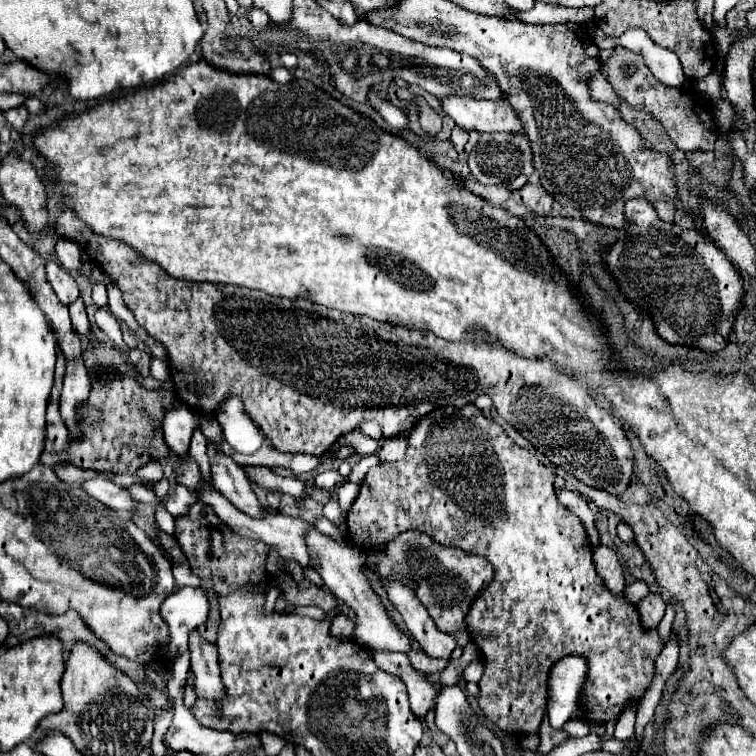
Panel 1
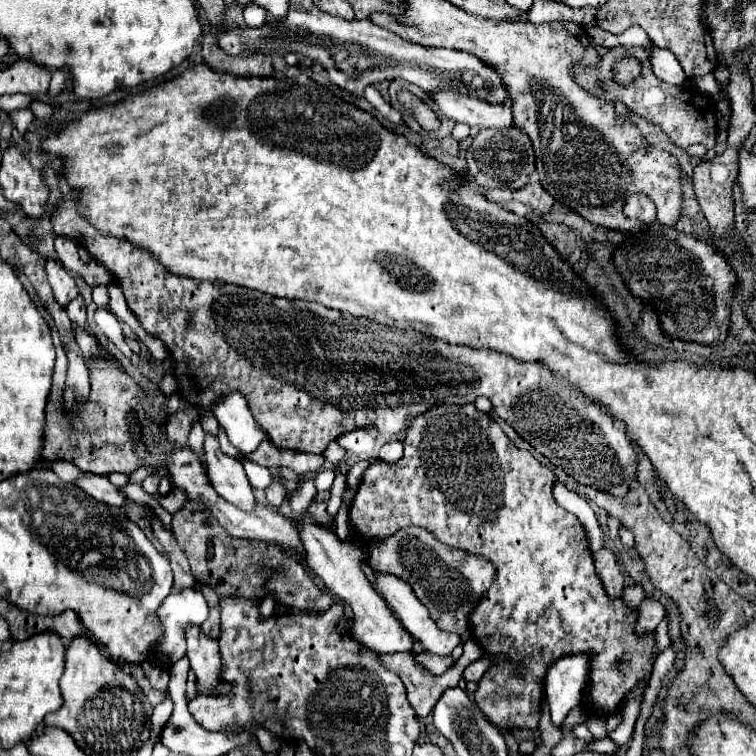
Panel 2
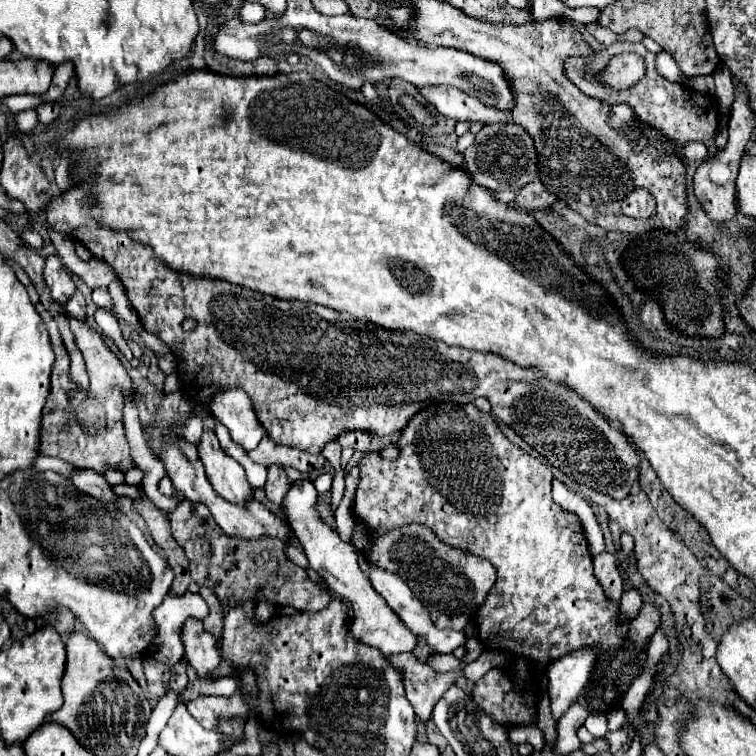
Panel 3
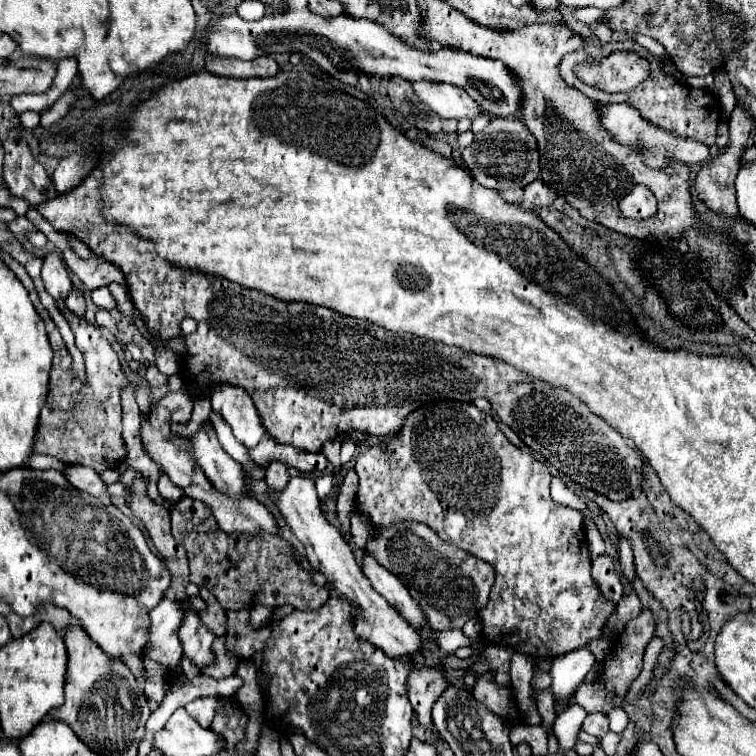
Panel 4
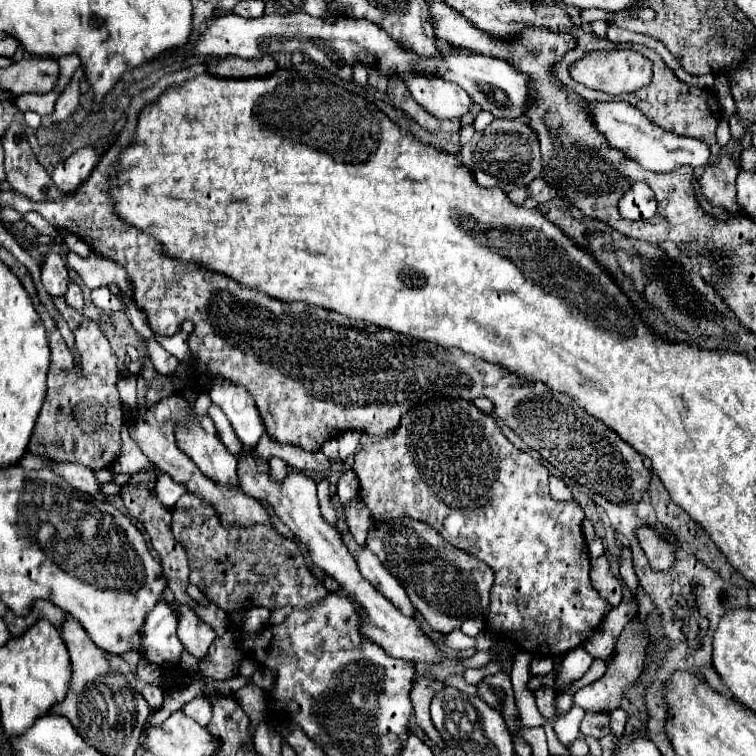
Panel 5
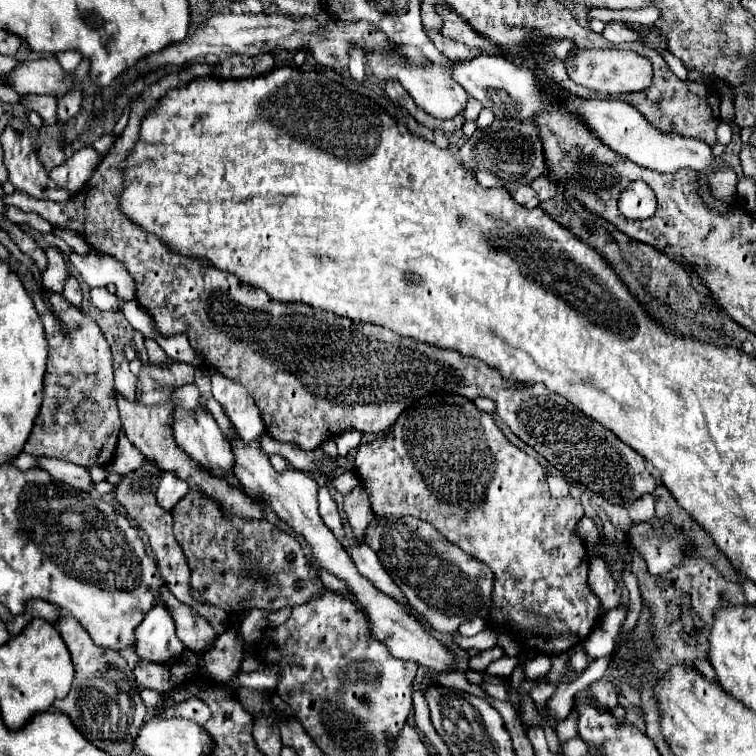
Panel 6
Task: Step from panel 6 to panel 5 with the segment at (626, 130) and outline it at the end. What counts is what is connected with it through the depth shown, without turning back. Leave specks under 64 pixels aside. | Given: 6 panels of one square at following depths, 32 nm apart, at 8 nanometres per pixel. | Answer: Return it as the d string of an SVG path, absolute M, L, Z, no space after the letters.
M590 102L590 112L594 118L594 124L598 130L608 138L608 142L638 160L644 168L654 172L670 172L672 168L686 164L686 166L706 166L710 160L710 148L696 140L696 138L684 138L676 136L672 132L662 130L660 126L646 120L638 108L630 106L628 102Z

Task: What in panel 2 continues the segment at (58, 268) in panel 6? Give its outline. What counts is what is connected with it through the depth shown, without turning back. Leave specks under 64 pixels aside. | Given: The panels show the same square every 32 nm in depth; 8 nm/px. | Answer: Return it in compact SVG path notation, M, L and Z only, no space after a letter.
M52 258L46 262L46 274L48 274L48 282L54 290L58 304L68 306L78 296L78 286L76 286L74 276L70 276L64 270L64 266L58 260L52 260Z

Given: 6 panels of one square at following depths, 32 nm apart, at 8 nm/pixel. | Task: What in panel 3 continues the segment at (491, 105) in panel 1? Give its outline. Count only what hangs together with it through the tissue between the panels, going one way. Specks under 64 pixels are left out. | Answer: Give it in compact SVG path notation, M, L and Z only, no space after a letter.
M420 88L420 92L426 102L436 108L438 114L458 122L482 122L484 126L488 126L496 122L506 124L510 120L510 112L486 106L480 100L460 92L458 88Z

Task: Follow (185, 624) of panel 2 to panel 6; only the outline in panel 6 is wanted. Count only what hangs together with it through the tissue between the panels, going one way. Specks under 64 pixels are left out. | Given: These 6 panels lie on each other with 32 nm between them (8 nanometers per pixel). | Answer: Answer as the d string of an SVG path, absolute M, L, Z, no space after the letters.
M156 604L140 624L136 632L136 652L140 658L150 662L170 662L178 660L184 644L176 636L176 626L172 614L164 604Z

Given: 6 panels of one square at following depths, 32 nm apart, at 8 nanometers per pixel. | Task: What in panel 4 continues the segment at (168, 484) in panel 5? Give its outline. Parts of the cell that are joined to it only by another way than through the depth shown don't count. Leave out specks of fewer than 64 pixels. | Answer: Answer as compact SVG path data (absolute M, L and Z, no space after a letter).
M166 474L158 480L158 492L160 492L166 500L172 500L172 502L176 502L176 500L182 496L180 488L176 488L176 486L168 480L168 476L166 476Z

